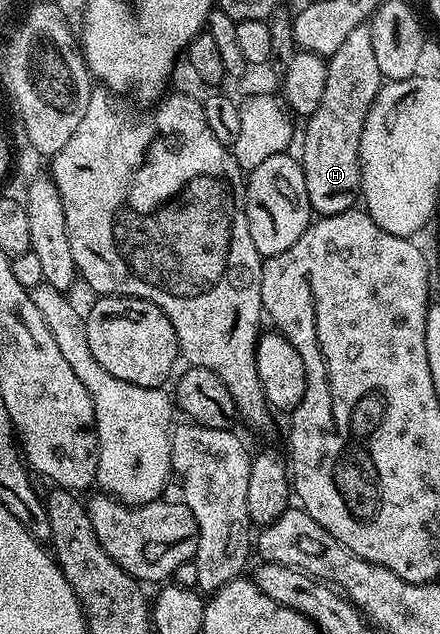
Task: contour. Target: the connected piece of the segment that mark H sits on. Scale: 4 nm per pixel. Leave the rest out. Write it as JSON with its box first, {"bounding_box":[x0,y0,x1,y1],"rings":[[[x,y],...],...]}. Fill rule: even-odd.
{"bounding_box":[299,25,383,216],"rings":[[[361,25],[355,28],[355,32],[351,32],[351,36],[347,36],[347,40],[343,40],[343,44],[339,44],[339,48],[335,48],[333,54],[327,58],[327,88],[323,88],[323,100],[319,100],[319,108],[315,108],[315,112],[308,115],[305,126],[305,135],[300,135],[299,146],[301,142],[301,154],[299,153],[299,161],[303,168],[303,180],[307,184],[307,200],[312,208],[314,215],[324,216],[326,214],[338,214],[339,212],[347,212],[354,209],[358,205],[359,195],[361,192],[361,157],[359,156],[359,140],[363,136],[363,124],[367,120],[367,112],[371,108],[371,104],[375,100],[375,96],[381,91],[383,85],[383,77],[380,74],[378,61],[375,60],[374,45],[372,44],[372,34],[368,25]]]}

